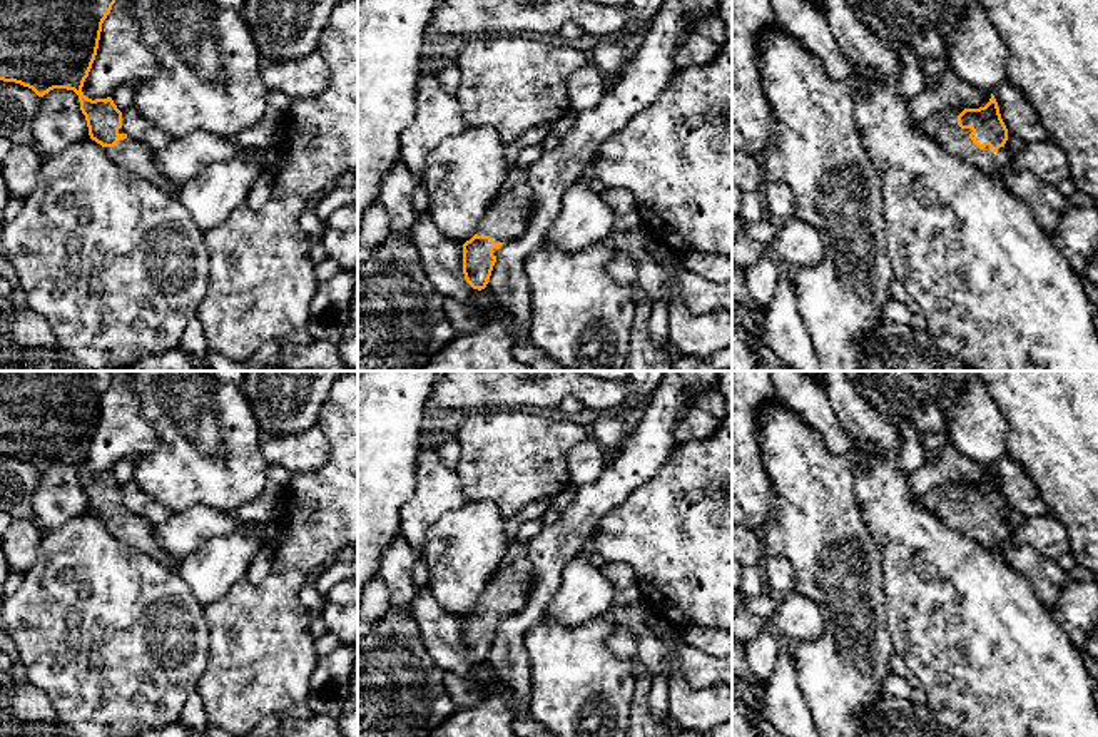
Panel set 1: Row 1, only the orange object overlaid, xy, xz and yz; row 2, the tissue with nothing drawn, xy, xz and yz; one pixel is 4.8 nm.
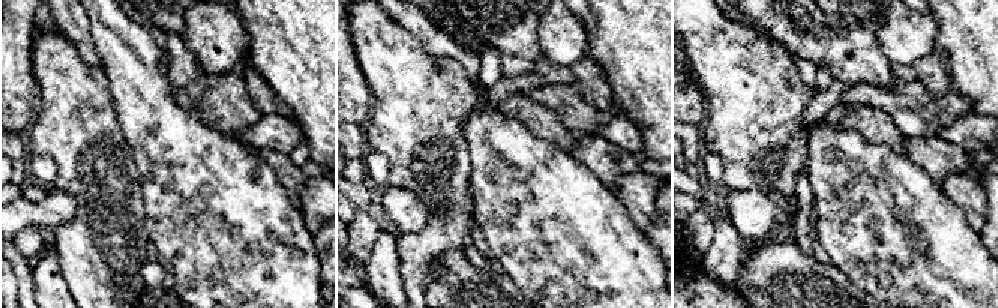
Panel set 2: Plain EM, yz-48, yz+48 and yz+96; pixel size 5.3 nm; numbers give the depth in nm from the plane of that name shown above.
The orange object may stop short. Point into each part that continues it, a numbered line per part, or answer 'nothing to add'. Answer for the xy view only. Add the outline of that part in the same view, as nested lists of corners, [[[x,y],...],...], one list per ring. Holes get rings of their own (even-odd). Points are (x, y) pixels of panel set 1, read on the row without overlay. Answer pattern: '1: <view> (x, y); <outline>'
1: xy (132, 530); [[[130,511],[119,515],[114,521],[104,521],[107,531],[130,548],[142,551],[167,568],[177,570],[179,562],[172,560],[155,540],[155,528],[142,516]]]

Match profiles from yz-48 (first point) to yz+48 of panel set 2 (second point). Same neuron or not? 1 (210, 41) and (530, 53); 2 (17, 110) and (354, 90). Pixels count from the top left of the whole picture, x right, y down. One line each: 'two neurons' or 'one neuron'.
1: two neurons
2: one neuron

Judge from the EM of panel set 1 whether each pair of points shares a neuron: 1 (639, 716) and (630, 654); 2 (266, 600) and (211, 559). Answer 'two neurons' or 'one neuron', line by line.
1: one neuron
2: two neurons

